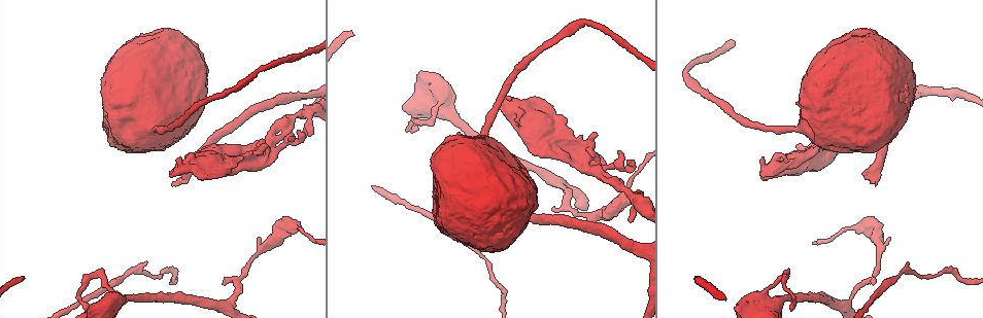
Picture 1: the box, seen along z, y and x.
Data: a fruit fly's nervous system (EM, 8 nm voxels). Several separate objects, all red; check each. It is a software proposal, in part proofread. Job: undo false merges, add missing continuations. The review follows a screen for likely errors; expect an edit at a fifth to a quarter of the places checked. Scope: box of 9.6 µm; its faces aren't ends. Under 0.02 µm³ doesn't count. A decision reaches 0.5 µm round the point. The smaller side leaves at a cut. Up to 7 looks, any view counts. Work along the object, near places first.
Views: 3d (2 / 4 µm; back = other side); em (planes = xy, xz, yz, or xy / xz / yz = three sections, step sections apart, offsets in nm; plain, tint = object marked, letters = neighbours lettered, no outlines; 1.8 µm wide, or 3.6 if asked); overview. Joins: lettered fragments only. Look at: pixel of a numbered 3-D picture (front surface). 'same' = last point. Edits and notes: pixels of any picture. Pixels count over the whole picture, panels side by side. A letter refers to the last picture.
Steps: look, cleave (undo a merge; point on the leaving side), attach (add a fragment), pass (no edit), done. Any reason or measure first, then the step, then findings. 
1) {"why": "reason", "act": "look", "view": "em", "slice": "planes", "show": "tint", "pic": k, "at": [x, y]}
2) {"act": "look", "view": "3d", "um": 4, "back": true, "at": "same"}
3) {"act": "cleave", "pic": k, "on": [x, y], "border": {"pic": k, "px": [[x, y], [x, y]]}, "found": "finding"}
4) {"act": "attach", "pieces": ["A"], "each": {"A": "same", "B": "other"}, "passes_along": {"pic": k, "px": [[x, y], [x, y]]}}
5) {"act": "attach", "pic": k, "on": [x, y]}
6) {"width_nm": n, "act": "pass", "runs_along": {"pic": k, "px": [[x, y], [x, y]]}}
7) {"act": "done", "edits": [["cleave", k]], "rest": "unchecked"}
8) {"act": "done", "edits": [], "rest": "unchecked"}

{"why": "branch stops here", "act": "look", "view": "em", "slice": "planes", "show": "tint", "pic": 1, "at": [630, 221]}

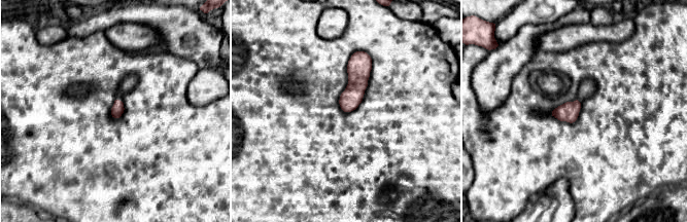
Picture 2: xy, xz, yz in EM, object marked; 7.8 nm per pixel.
{"act": "look", "view": "em", "slice": "planes", "show": "letters", "at": "same"}

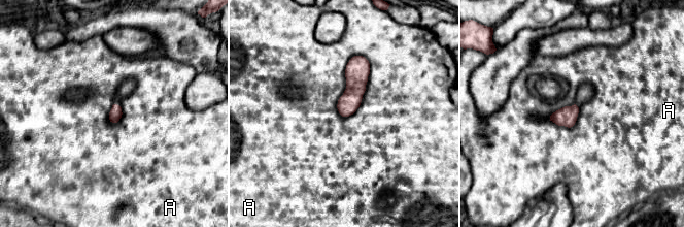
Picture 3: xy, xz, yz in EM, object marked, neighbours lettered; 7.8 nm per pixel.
{"act": "pass", "each": {"A": "other"}, "found": "no lettered fragment goes on from it"}

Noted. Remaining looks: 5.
{"why": "branch stops here", "act": "look", "view": "em", "um": 3.6, "slice": "yz", "step": 8, "show": "letters", "pic": 1, "at": [539, 156]}

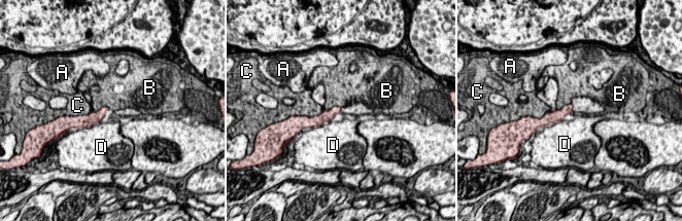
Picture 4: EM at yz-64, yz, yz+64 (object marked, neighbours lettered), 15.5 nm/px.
{"why": "cut it another way", "act": "look", "view": "em", "um": 3.6, "slice": "planes", "show": "letters", "at": "same"}

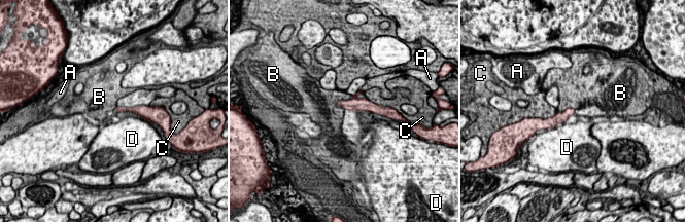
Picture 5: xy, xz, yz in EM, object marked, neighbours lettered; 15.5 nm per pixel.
{"act": "pass", "each": {"A": "other", "B": "other", "C": "other", "D": "other"}, "found": "no lettered fragment goes on from it"}

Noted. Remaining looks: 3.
{"why": "stops while still wide", "act": "look", "view": "3d", "um": 2, "pic": 1, "at": [172, 175]}

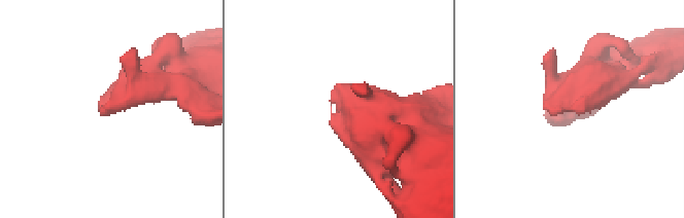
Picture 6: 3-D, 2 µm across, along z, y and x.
{"why": "now the EM", "act": "look", "view": "em", "slice": "planes", "show": "letters", "pic": 6, "at": [334, 90]}

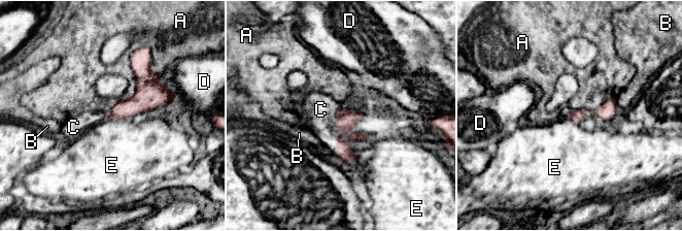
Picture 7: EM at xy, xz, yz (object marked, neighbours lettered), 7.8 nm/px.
{"act": "attach", "pieces": ["C"], "each": {"A": "other", "B": "other", "C": "same", "D": "other", "E": "other"}, "passes_along": {"pic": 7, "px": [[347, 119], [337, 138], [319, 111]]}, "found": "it goes on there"}

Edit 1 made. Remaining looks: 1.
{"act": "done", "edits": [["attach", 7]], "rest": "unchecked"}

